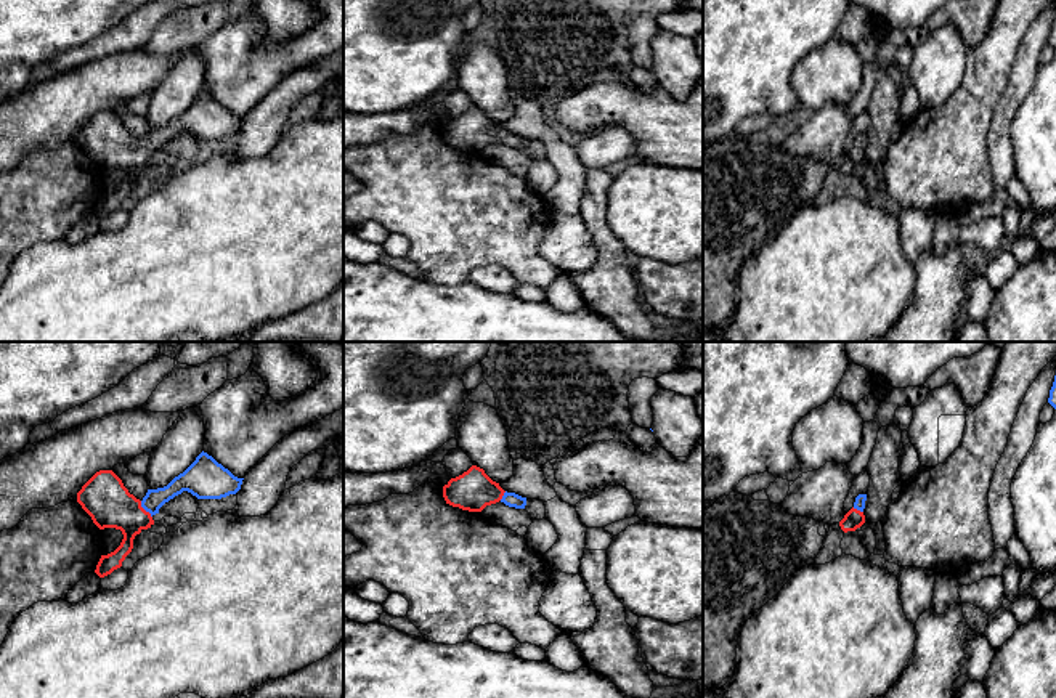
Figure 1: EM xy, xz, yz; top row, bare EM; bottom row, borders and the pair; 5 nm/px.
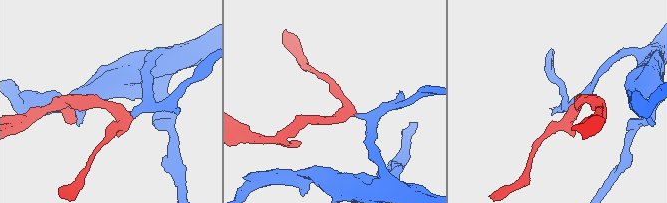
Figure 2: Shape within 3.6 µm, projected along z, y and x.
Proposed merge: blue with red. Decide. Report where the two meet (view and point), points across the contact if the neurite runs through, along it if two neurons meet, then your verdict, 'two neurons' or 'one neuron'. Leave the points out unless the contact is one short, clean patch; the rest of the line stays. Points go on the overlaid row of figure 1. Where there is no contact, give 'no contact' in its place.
meets blue in xy at (145, 509); runs through xy (154, 499), (145, 509), (117, 509), (105, 498); one neuron

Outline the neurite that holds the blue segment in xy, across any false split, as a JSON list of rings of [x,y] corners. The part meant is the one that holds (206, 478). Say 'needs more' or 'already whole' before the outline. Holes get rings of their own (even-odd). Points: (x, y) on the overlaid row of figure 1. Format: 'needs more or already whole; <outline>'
needs more; [[[204,451],[167,486],[148,489],[141,501],[128,493],[112,470],[96,472],[77,493],[77,502],[100,530],[120,530],[124,539],[114,552],[101,555],[95,573],[104,578],[120,568],[133,549],[135,536],[151,528],[152,517],[175,496],[188,491],[197,499],[221,499],[236,494],[242,480]]]

